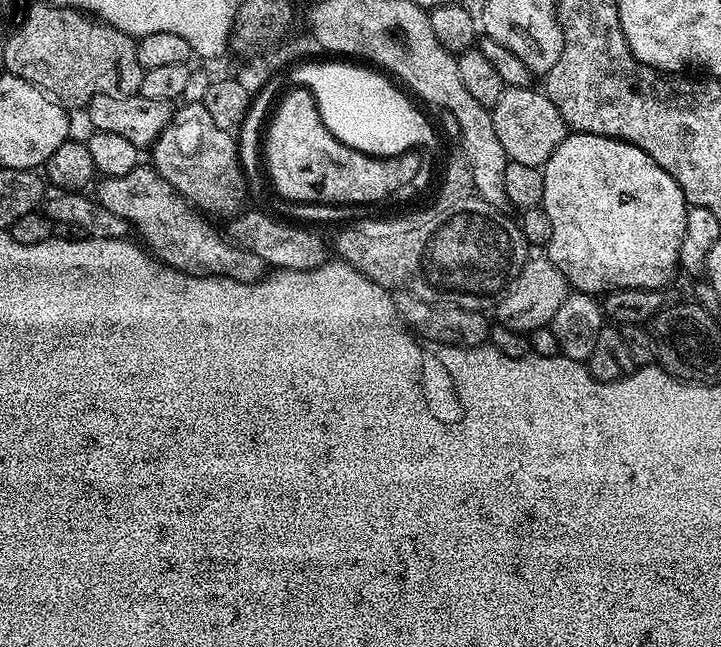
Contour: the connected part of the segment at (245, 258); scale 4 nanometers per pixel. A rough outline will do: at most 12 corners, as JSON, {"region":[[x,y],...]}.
{"region":[[155,167],[105,176],[95,199],[151,255],[192,276],[251,284],[266,265]]}

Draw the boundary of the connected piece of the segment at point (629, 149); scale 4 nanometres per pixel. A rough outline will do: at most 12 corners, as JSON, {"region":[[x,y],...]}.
{"region":[[572,132],[542,166],[575,291],[663,289],[690,205],[638,146]]}

